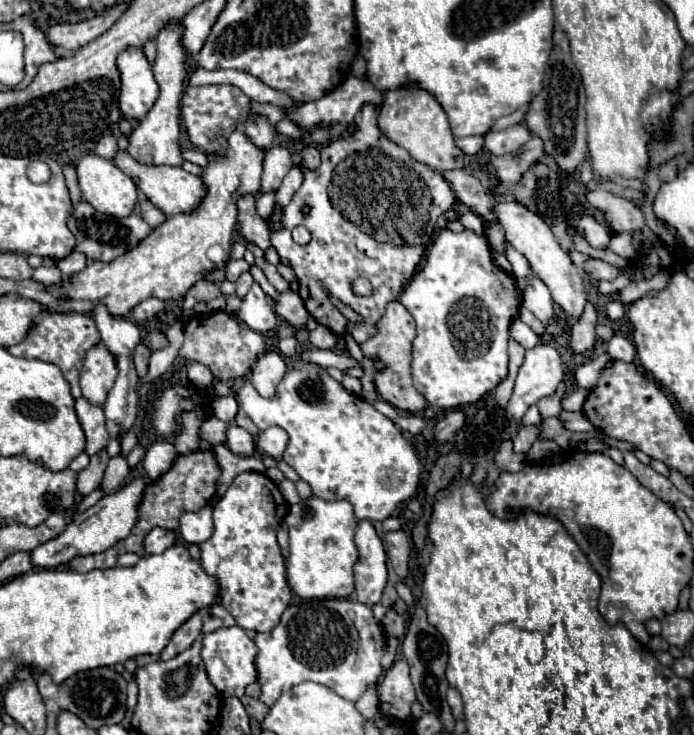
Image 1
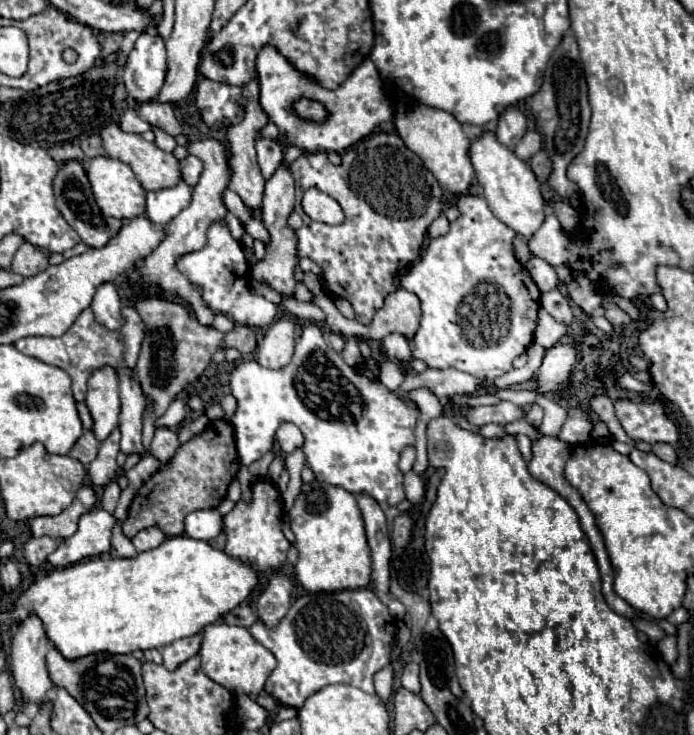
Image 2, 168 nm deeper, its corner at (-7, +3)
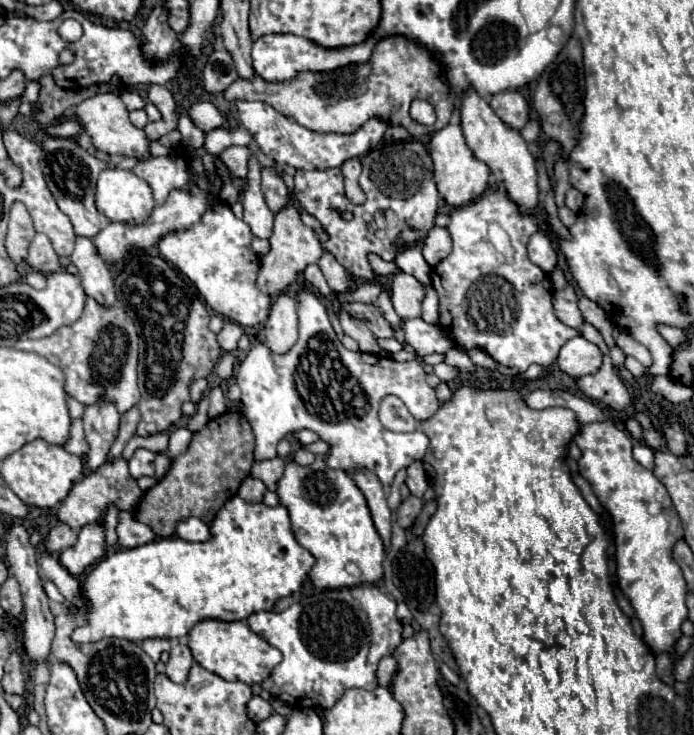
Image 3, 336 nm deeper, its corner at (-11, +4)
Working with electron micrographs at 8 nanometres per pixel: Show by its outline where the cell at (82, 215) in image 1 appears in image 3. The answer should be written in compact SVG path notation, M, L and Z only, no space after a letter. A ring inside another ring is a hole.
M45 135L41 141L41 149L43 149L43 157L39 161L47 187L51 191L51 195L55 197L59 209L71 219L73 229L77 235L81 237L95 237L107 223L109 219L105 215L101 215L95 207L95 183L99 173L109 167L105 161L99 161L97 157L93 157L91 153L87 153L75 139L61 139L61 137L49 137Z

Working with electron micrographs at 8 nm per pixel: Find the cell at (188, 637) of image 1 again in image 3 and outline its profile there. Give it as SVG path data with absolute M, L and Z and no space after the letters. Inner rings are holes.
M177 643L171 649L171 657L167 663L167 677L173 683L185 683L189 677L191 665L193 665L193 657L191 657L189 647L185 643Z

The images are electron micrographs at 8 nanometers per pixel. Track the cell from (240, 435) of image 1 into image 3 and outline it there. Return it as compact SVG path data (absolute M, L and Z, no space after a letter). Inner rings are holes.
M299 285L297 291L297 315L299 339L297 343L283 355L271 353L263 343L255 343L247 357L241 361L241 367L237 371L237 385L241 387L241 401L245 405L245 417L251 423L251 429L255 433L255 459L273 459L277 457L277 443L289 435L291 431L311 429L315 431L323 441L331 443L331 451L327 455L327 465L331 469L343 469L343 471L355 471L355 469L369 469L373 471L383 485L391 485L395 479L395 473L403 467L409 467L413 461L419 461L429 445L429 439L425 433L393 433L383 429L377 411L379 403L385 395L397 395L409 413L417 419L427 419L439 409L439 401L435 397L435 389L425 383L425 371L419 365L419 361L393 361L381 355L361 353L361 351L349 351L343 347L343 343L337 339L327 307L323 299L309 289L309 285Z

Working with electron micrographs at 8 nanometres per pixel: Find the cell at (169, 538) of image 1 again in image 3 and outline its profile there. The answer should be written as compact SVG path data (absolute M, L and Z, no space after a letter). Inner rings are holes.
M129 511L119 513L117 537L119 537L119 545L125 549L133 549L133 547L139 547L139 545L145 545L145 543L157 539L157 535L151 531L151 527L143 525L141 521L135 521L135 515Z

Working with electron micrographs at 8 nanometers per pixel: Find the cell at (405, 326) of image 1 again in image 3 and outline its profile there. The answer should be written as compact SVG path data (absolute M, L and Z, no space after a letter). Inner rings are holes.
M399 271L393 277L391 291L393 291L395 311L399 313L401 319L421 317L421 303L425 299L423 283L419 283L413 275Z

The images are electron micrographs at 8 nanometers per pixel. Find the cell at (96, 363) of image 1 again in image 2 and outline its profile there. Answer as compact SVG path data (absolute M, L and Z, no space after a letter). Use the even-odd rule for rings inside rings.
M101 366L99 370L91 372L87 382L87 408L93 416L93 434L97 440L105 440L111 430L117 426L119 418L119 380L111 366Z

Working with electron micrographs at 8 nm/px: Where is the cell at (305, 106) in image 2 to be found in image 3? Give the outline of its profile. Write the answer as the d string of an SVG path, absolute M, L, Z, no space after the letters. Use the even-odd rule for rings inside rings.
M387 35L383 37L367 63L351 63L335 71L303 71L291 81L271 83L259 75L251 79L237 79L225 93L227 101L247 99L263 101L273 105L285 117L295 119L299 125L317 133L353 133L365 121L377 117L387 125L399 125L409 131L411 137L425 137L443 129L457 105L457 93L445 79L443 65L437 57L423 45L403 37ZM413 99L429 101L437 111L437 123L431 127L419 125L409 117L409 105Z

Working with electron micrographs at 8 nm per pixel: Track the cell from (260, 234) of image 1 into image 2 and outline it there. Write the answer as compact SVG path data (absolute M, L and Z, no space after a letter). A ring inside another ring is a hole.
M251 80L247 86L243 86L243 94L247 96L247 106L245 106L245 116L237 126L231 126L227 132L227 142L229 142L229 150L231 150L231 182L229 182L229 190L237 192L243 200L243 204L251 210L259 210L261 208L261 198L263 198L263 184L265 178L261 176L261 170L257 166L257 156L255 156L255 140L259 136L259 130L269 122L267 114L263 114L263 108L259 106L259 82Z

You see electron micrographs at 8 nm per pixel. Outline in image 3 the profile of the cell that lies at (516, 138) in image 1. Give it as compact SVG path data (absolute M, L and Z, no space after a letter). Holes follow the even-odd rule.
M503 91L503 93L495 93L489 99L489 105L493 107L493 111L513 129L523 129L523 125L529 121L529 107L523 95L519 95L519 91Z

